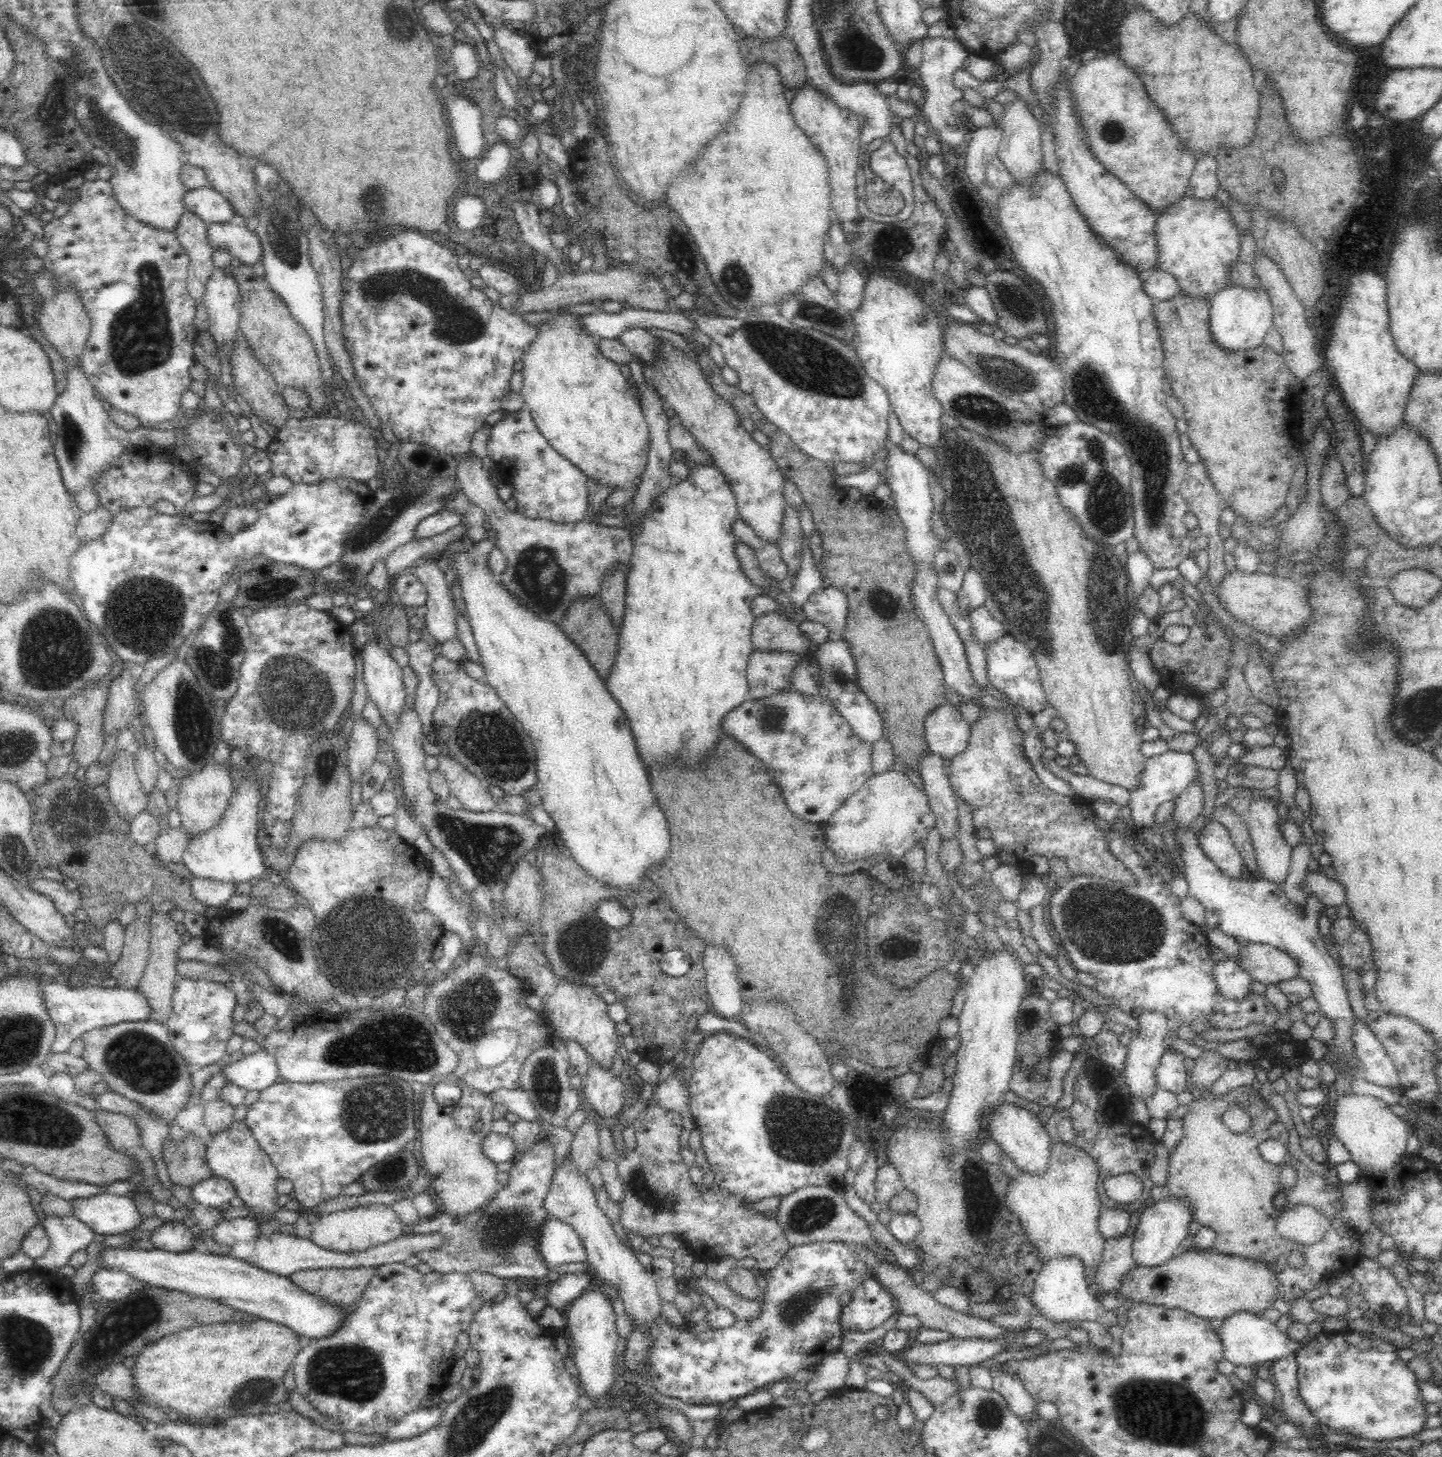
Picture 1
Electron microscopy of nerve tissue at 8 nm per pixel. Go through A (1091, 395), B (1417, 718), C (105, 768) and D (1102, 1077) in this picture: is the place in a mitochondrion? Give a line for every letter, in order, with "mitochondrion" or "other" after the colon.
A: mitochondrion
B: mitochondrion
C: other
D: other

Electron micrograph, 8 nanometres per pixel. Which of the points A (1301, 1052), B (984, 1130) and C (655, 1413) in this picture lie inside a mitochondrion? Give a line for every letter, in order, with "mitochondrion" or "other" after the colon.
A: other
B: other
C: other

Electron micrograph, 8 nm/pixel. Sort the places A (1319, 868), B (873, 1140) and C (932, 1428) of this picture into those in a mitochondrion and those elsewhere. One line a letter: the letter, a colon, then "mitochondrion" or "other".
A: other
B: other
C: other

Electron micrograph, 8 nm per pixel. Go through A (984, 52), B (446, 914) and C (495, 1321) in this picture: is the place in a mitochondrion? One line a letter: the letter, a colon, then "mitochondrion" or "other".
A: other
B: other
C: other

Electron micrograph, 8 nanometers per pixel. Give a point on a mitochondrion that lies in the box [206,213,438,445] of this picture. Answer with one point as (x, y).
(284, 248)

